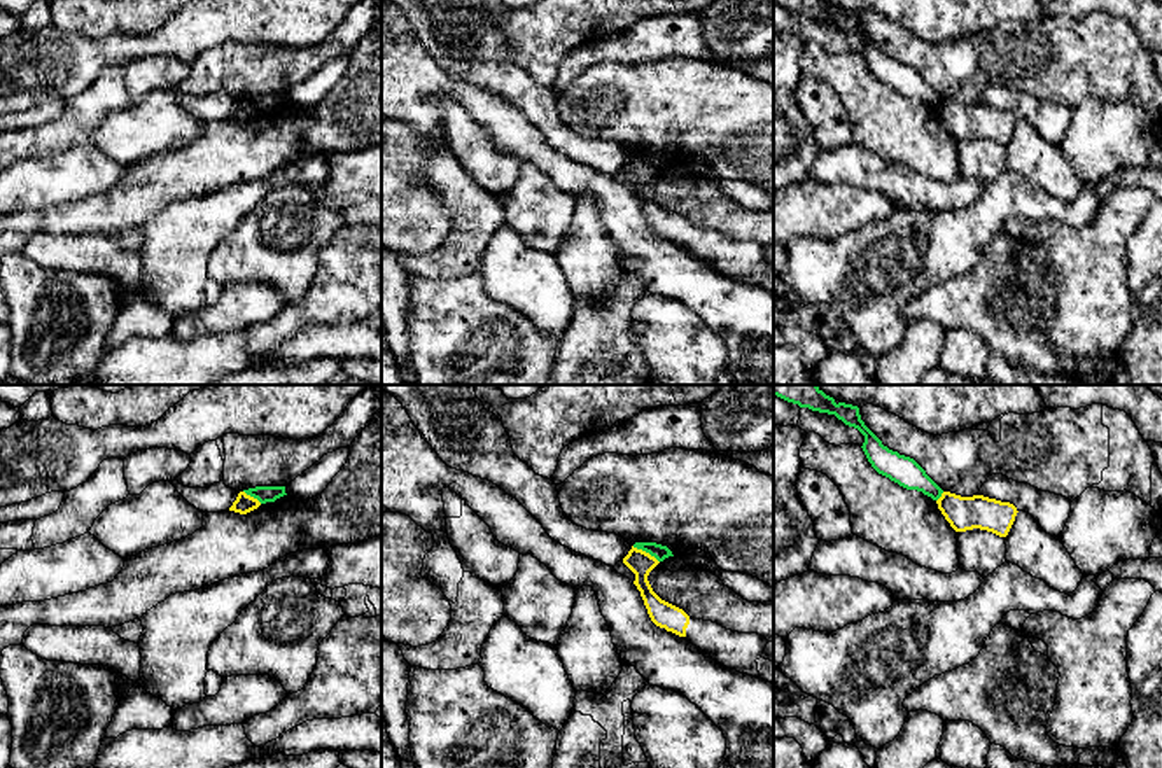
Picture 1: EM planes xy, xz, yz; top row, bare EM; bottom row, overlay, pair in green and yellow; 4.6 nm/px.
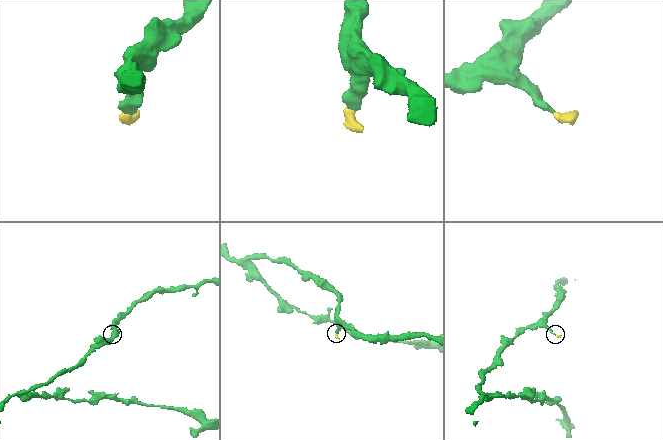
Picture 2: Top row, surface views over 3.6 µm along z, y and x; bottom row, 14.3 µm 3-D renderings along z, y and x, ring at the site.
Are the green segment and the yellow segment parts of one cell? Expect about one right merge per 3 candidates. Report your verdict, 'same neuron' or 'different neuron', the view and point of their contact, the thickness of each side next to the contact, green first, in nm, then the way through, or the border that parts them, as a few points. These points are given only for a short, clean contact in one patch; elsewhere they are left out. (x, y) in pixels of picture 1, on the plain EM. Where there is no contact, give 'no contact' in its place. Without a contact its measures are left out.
different neuron; contact xz (646, 160); calibres 70 and 110 nm; border xz (632, 154), (648, 160), (658, 170)

